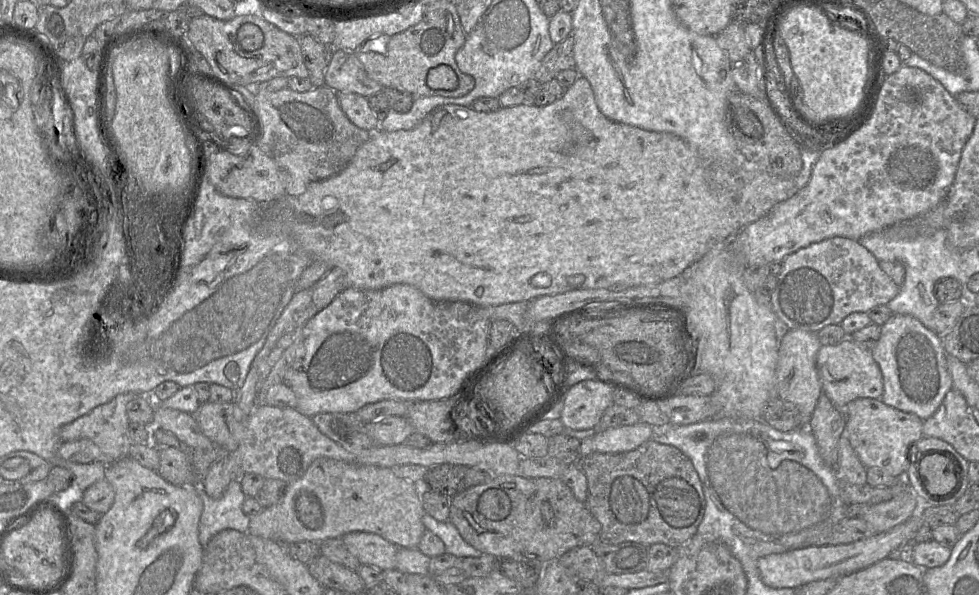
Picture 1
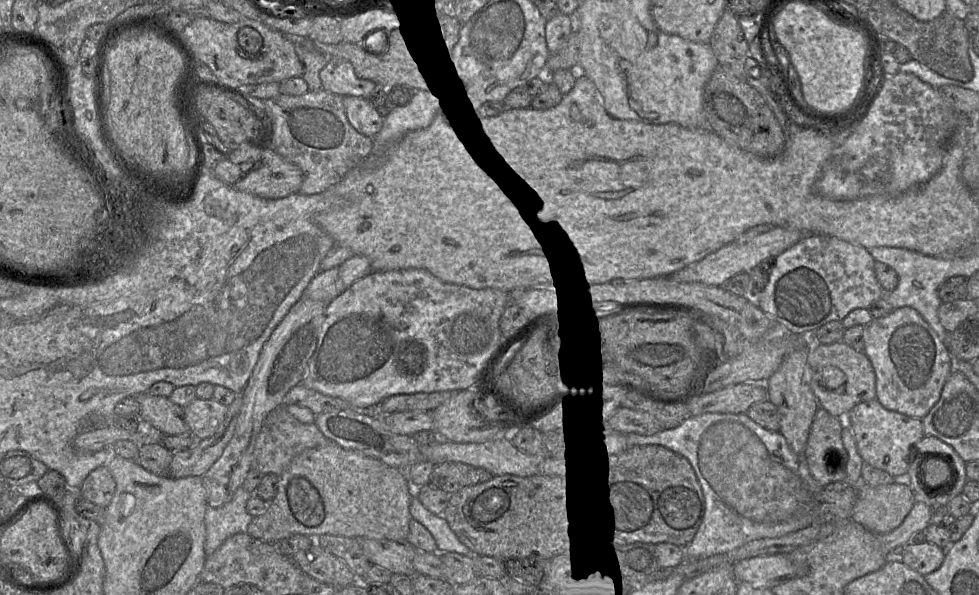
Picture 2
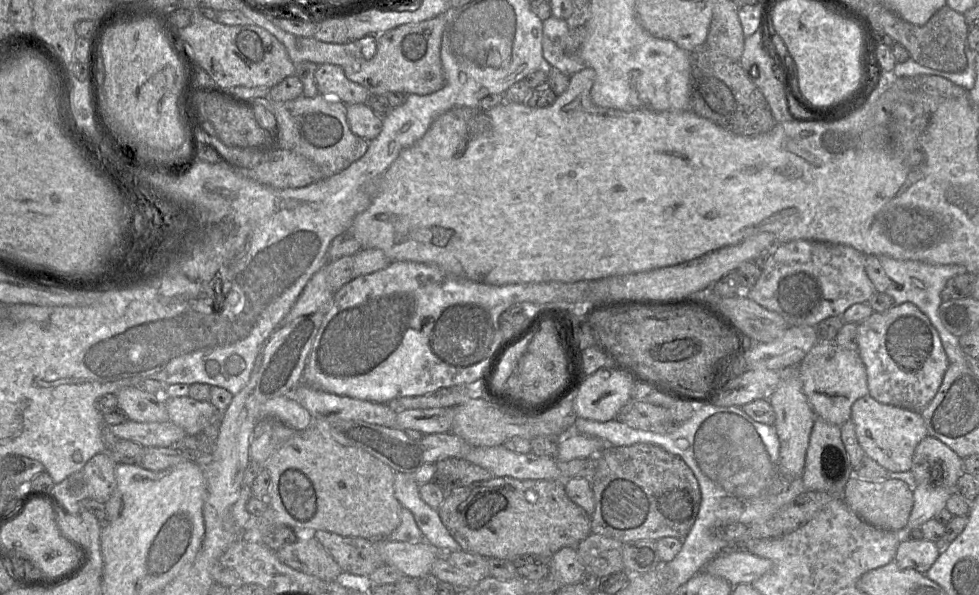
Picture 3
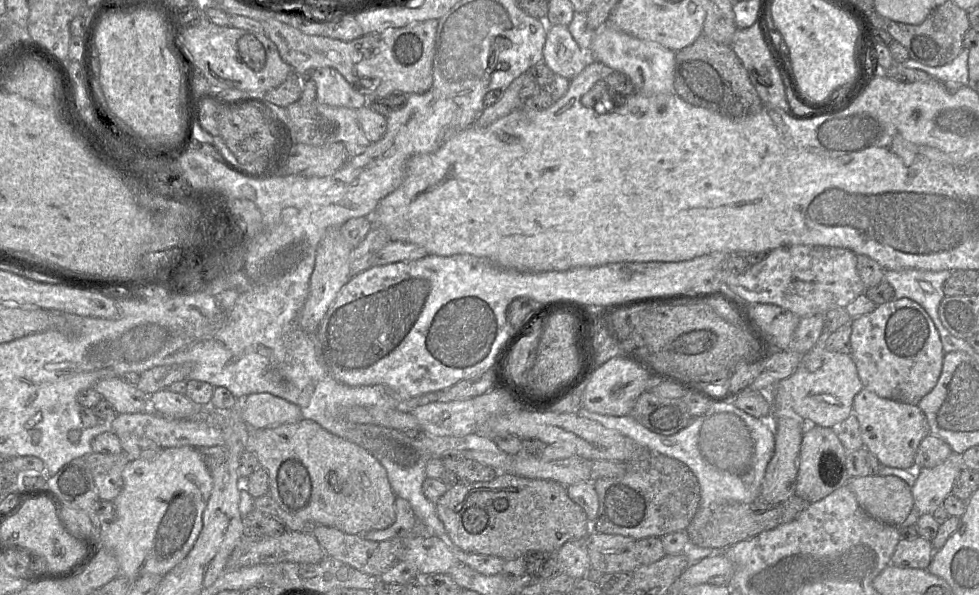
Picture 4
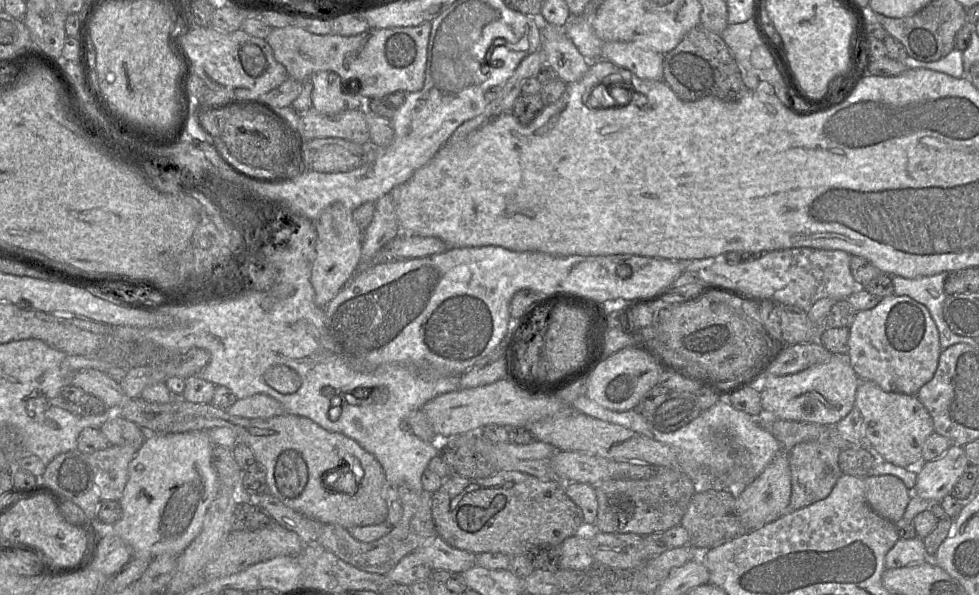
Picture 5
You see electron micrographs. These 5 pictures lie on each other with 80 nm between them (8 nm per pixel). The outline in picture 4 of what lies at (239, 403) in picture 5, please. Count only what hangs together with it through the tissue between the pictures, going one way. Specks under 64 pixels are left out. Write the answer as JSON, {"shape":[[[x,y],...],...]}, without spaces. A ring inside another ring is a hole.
{"shape":[[[254,393],[244,399],[242,417],[254,428],[276,427],[303,419],[300,408],[270,393]]]}

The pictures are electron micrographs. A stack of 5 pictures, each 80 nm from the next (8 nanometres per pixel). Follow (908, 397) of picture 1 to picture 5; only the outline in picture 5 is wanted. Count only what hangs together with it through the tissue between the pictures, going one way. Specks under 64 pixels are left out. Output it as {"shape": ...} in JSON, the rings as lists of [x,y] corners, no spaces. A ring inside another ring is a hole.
{"shape":[[[893,294],[882,298],[879,303],[872,309],[857,312],[852,324],[849,327],[848,357],[854,371],[860,380],[874,382],[885,392],[917,395],[919,389],[933,378],[938,366],[941,351],[942,349],[940,347],[938,329],[930,315],[930,312],[923,304],[915,301],[909,296],[897,296]]]}

